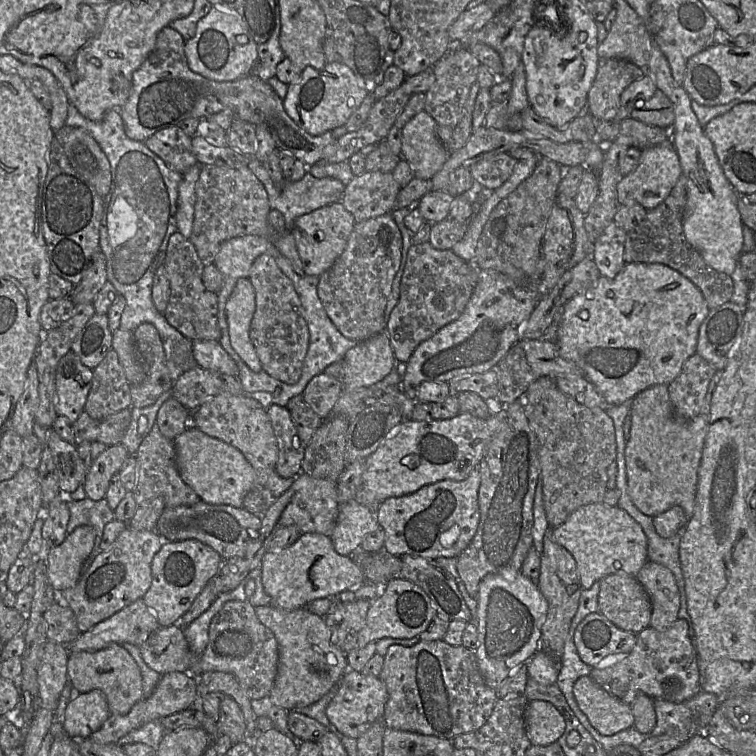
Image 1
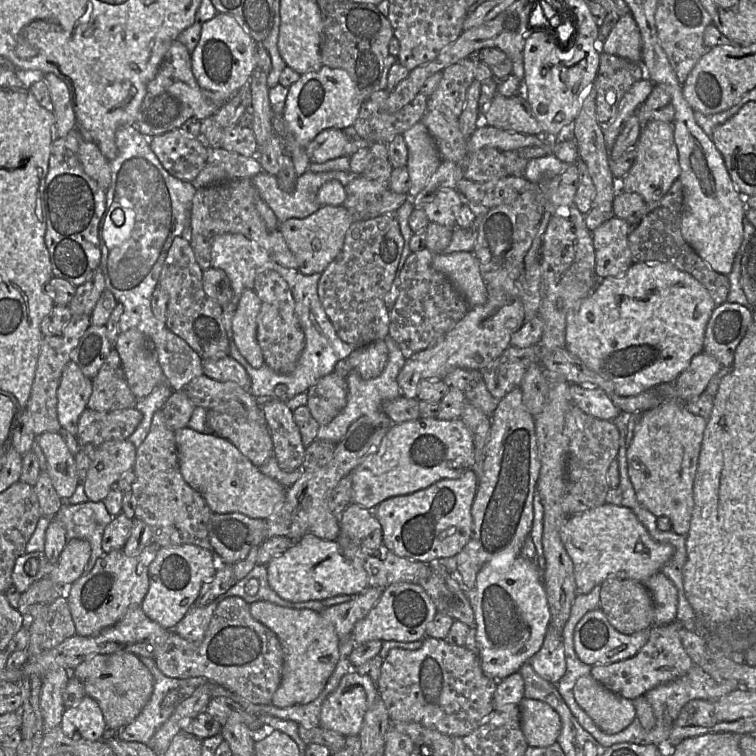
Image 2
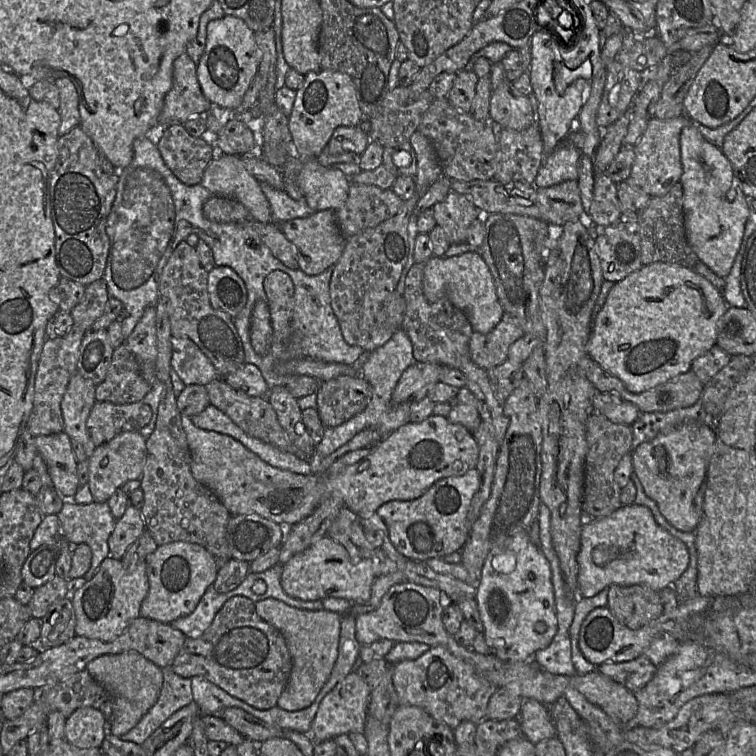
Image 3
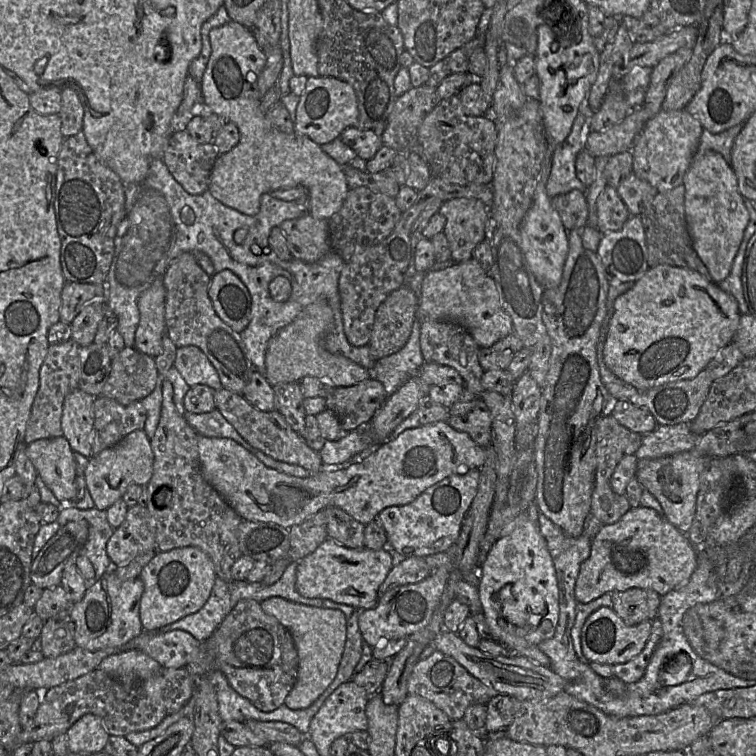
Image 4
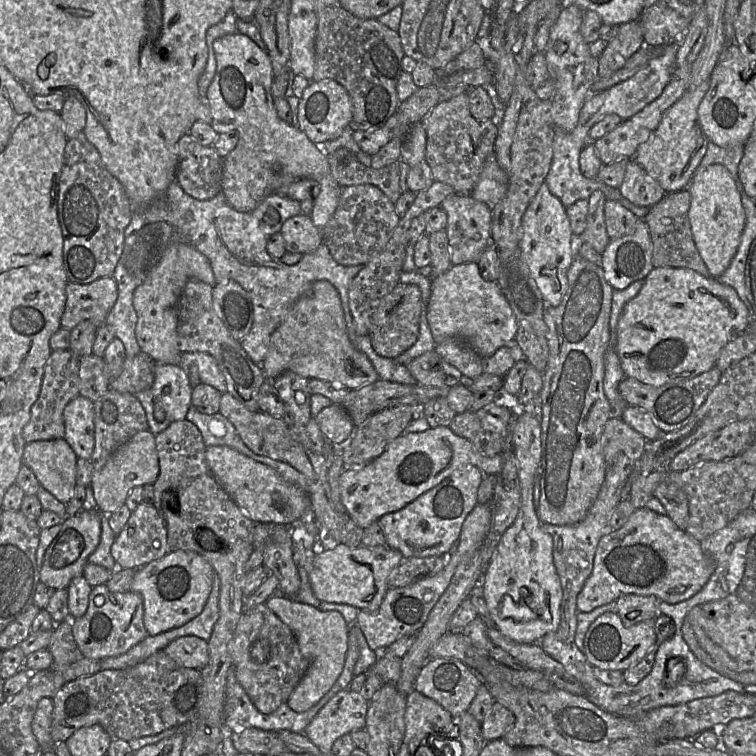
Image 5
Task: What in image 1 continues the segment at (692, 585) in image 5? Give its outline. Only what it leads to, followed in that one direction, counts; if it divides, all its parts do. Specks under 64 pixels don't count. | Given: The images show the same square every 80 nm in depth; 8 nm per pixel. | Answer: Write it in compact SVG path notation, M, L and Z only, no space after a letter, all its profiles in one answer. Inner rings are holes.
M605 503L584 505L572 512L559 526L550 530L552 540L574 558L582 589L589 589L610 574L624 573L635 577L648 559L647 537L642 527L622 508Z

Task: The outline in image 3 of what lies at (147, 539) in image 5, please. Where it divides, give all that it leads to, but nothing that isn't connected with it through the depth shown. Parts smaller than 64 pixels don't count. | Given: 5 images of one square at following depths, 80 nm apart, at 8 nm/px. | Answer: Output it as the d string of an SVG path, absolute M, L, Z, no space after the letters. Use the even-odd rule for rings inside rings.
M129 504L123 516L116 520L114 531L108 539L109 556L122 560L127 549L146 530L140 508Z

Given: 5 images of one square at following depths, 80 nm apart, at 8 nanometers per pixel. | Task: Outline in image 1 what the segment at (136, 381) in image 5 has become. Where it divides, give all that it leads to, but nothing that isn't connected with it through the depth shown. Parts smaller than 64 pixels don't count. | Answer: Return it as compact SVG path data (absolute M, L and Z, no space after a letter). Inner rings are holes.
M110 350L93 370L92 385L84 411L93 419L108 416L132 408L131 385L114 350Z

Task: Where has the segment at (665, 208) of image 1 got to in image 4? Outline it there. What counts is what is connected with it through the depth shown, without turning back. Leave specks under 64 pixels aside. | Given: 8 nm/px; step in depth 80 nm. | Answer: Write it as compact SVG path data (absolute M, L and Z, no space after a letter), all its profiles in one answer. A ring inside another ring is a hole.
M683 185L658 193L640 216L646 235L649 267L661 264L685 267L697 271L714 282L708 268L693 247L685 215L685 187Z

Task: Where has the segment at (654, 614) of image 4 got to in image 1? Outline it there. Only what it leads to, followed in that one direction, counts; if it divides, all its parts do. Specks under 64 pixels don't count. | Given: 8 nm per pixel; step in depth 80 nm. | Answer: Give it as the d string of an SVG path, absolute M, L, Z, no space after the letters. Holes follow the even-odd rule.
M610 574L599 581L598 612L618 628L638 634L650 627L652 605L635 577Z

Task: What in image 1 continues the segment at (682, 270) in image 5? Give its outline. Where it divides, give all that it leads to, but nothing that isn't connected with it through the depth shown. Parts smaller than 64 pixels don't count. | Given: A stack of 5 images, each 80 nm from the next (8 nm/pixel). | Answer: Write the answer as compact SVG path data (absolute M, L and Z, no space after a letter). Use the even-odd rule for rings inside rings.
M626 263L614 278L600 276L590 287L575 295L563 306L555 343L560 356L575 363L582 370L584 376L593 383L607 404L617 406L630 402L637 394L654 385L668 385L679 375L685 361L696 354L699 328L709 311L710 308L699 288L678 271L659 263Z

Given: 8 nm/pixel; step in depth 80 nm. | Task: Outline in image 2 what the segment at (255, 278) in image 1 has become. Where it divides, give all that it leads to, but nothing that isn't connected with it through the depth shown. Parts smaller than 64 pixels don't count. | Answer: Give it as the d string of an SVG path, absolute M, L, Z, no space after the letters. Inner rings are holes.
M274 270L263 271L255 277L254 291L261 301L256 336L264 364L279 374L288 375L296 368L306 344L305 333L296 315L292 291L287 281Z

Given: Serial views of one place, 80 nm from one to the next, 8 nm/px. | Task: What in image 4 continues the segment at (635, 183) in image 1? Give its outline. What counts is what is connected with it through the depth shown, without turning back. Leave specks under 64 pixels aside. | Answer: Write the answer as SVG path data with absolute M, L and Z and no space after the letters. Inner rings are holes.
M686 107L681 110L661 110L646 123L632 148L633 173L649 182L659 193L682 185L699 148L703 130L701 122Z

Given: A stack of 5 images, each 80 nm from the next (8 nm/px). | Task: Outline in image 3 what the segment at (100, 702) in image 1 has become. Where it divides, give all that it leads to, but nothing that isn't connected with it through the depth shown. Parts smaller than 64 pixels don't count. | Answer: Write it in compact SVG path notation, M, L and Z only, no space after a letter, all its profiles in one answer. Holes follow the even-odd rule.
M81 707L66 718L65 739L78 748L101 748L107 734L107 720L96 708Z

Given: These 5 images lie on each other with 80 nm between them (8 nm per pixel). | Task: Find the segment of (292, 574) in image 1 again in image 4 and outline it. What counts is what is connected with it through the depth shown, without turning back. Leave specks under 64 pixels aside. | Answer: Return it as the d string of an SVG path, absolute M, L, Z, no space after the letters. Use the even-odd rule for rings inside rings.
M327 538L312 553L297 562L295 587L305 598L320 598L347 604L355 610L374 608L378 588L394 566L388 550L350 549Z

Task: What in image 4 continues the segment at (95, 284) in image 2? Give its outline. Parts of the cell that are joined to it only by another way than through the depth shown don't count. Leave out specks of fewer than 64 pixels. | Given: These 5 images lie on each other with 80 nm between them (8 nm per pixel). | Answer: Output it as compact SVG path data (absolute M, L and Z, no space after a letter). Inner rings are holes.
M107 299L84 306L71 322L71 339L80 347L93 343L100 321L107 313Z

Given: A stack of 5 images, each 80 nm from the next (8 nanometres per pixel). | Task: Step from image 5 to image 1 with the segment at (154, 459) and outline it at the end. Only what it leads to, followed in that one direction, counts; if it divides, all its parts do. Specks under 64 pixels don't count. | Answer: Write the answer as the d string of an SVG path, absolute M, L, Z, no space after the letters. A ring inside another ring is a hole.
M118 444L107 447L87 472L83 484L87 498L99 501L105 498L112 477L118 474L130 456L125 446Z

